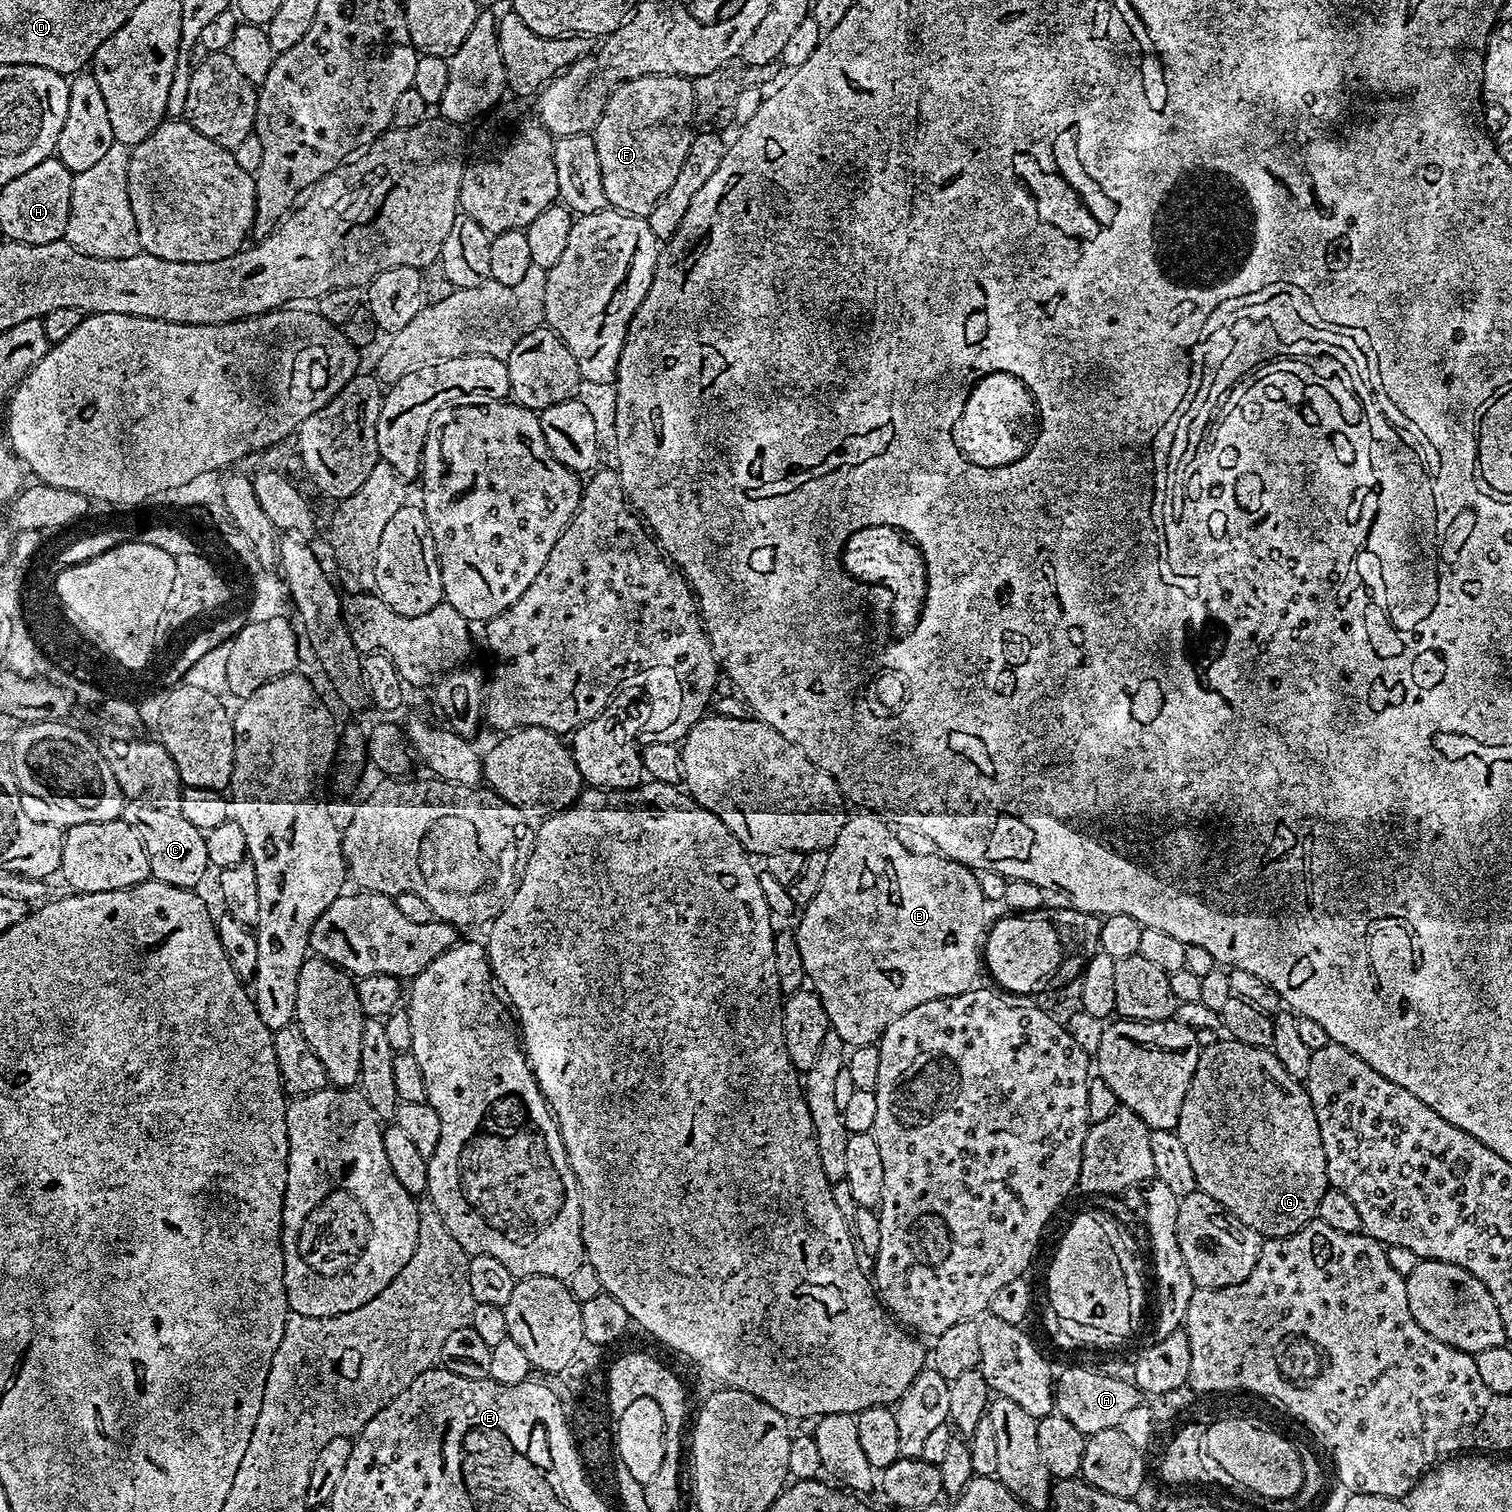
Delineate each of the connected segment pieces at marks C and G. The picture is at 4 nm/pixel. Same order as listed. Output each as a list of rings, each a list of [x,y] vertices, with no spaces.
[[[132,802],[127,805],[122,819],[134,830],[138,830],[138,838],[142,838],[142,846],[146,846],[146,854],[150,858],[151,879],[166,882],[175,888],[199,889],[204,875],[210,872],[208,855],[206,854],[206,835],[200,832],[186,818],[182,818],[179,810],[171,808],[152,808],[149,804]]]
[[[1225,1042],[1222,1046],[1211,1049],[1202,1062],[1202,1070],[1198,1074],[1198,1086],[1194,1086],[1194,1094],[1190,1098],[1190,1106],[1186,1110],[1182,1135],[1186,1146],[1190,1146],[1190,1155],[1198,1165],[1198,1175],[1202,1178],[1202,1186],[1206,1195],[1217,1200],[1222,1206],[1226,1206],[1226,1210],[1230,1210],[1230,1214],[1234,1214],[1239,1220],[1246,1222],[1255,1232],[1262,1233],[1268,1237],[1269,1241],[1283,1242],[1298,1238],[1311,1228],[1321,1227],[1326,1202],[1330,1200],[1334,1191],[1332,1167],[1324,1145],[1324,1122],[1320,1118],[1320,1111],[1316,1109],[1316,1103],[1312,1100],[1309,1089],[1303,1084],[1294,1082],[1294,1078],[1290,1078],[1290,1074],[1286,1074],[1286,1066],[1282,1066],[1282,1062],[1273,1053],[1250,1050],[1250,1046],[1231,1042]]]

